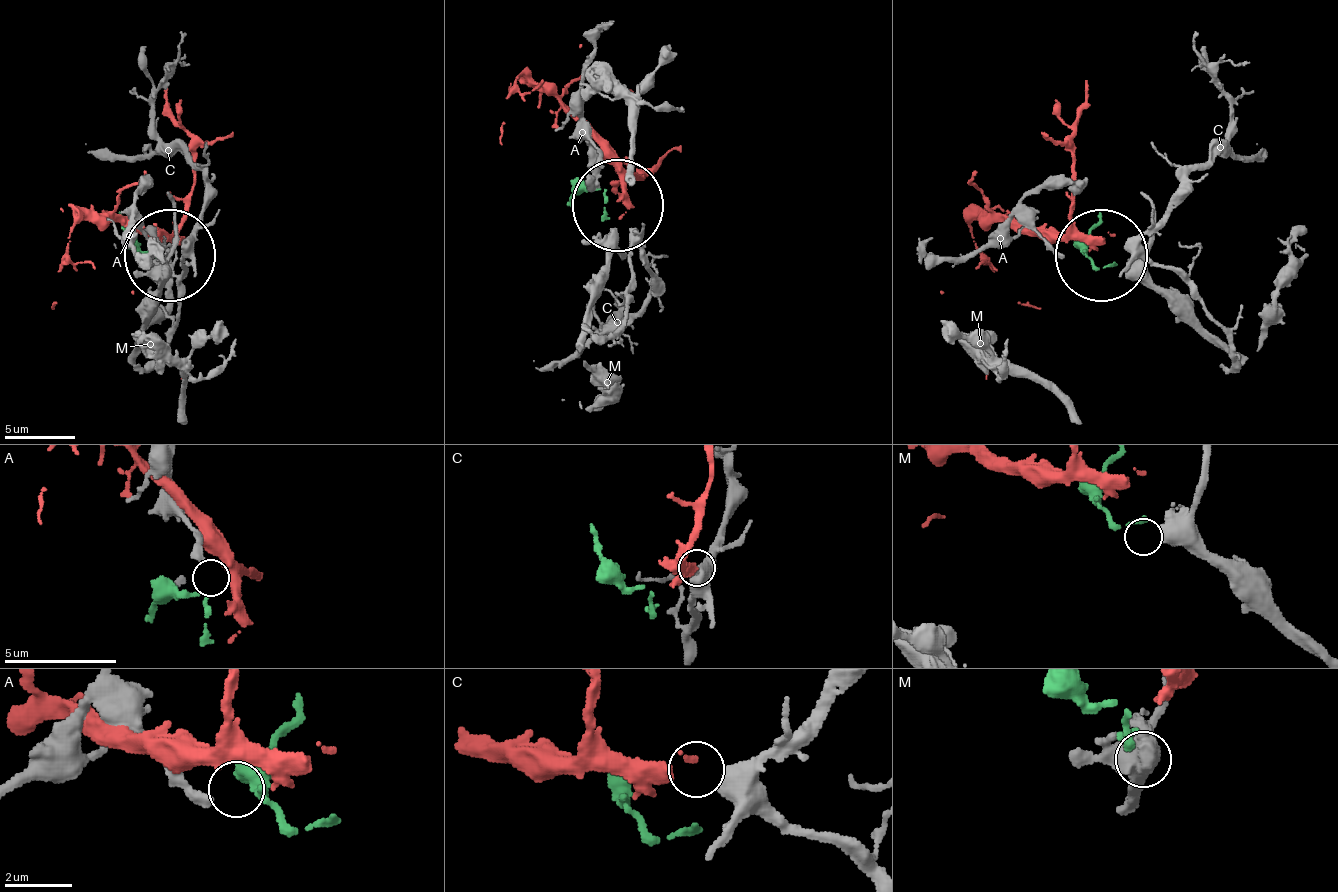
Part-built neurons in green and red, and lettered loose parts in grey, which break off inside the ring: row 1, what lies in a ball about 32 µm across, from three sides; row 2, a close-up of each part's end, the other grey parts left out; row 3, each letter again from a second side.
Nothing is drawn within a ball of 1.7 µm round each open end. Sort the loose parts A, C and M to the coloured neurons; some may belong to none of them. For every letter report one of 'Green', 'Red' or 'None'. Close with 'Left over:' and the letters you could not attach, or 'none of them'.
A: Green
C: Red
M: None
Left over: M

